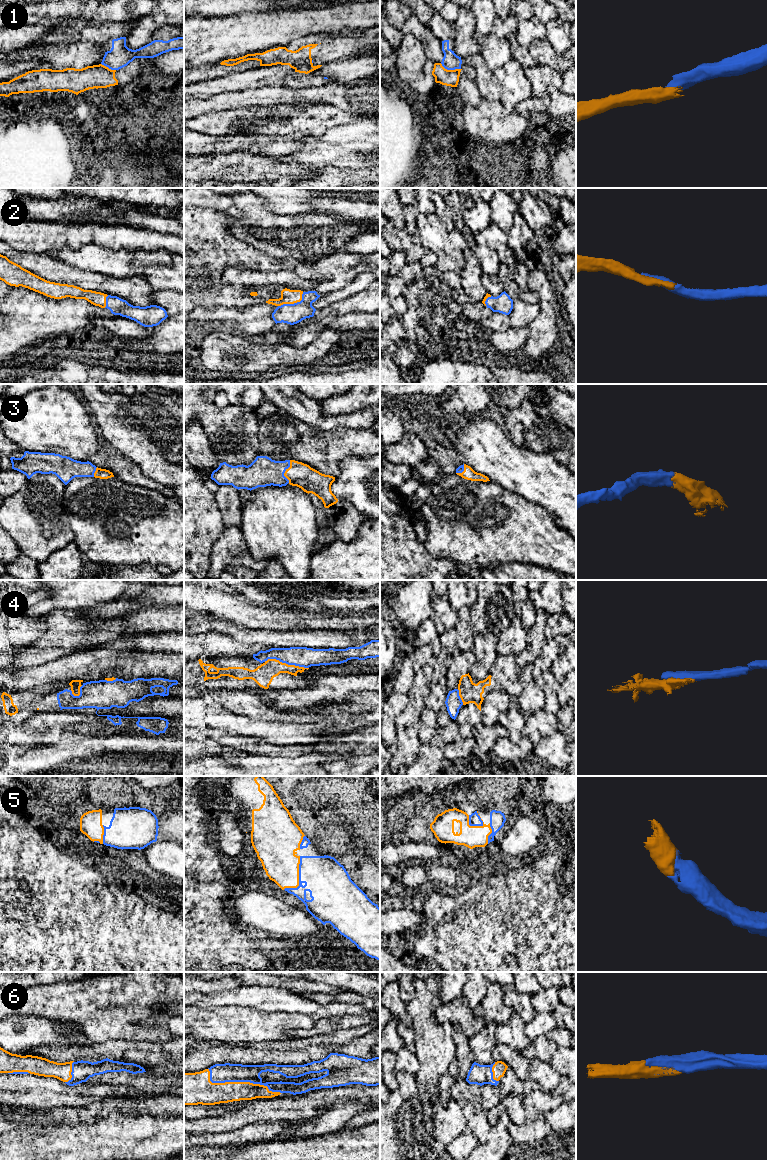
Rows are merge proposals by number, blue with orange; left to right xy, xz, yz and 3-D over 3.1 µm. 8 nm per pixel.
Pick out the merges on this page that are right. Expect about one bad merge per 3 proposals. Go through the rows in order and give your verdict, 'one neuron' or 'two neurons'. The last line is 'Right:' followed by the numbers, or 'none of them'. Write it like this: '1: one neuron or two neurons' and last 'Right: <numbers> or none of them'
1: two neurons
2: one neuron
3: one neuron
4: two neurons
5: one neuron
6: one neuron
Right: 2, 3, 5, 6

